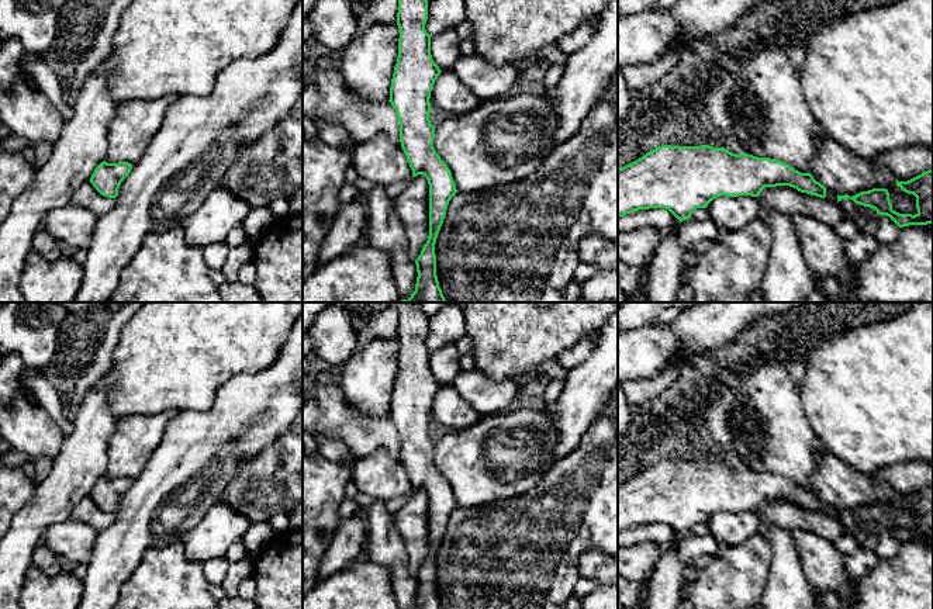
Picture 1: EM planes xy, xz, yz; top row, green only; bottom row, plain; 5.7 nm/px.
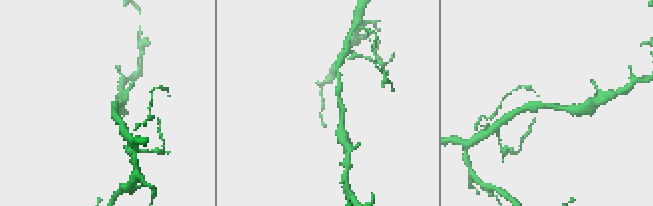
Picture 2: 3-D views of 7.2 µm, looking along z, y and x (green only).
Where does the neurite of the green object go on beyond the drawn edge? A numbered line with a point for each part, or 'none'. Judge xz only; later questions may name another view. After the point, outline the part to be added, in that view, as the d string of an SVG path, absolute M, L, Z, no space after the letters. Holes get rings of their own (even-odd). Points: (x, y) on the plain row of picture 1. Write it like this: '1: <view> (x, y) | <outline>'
none

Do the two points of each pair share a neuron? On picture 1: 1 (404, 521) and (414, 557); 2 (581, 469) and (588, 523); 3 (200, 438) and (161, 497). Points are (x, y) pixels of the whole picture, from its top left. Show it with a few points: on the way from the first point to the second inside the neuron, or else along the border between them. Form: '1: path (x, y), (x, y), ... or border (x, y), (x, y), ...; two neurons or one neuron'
1: path (413, 529), (414, 549); one neuron
2: path (586, 483), (588, 509); one neuron
3: path (200, 452), (193, 464), (175, 483); one neuron

